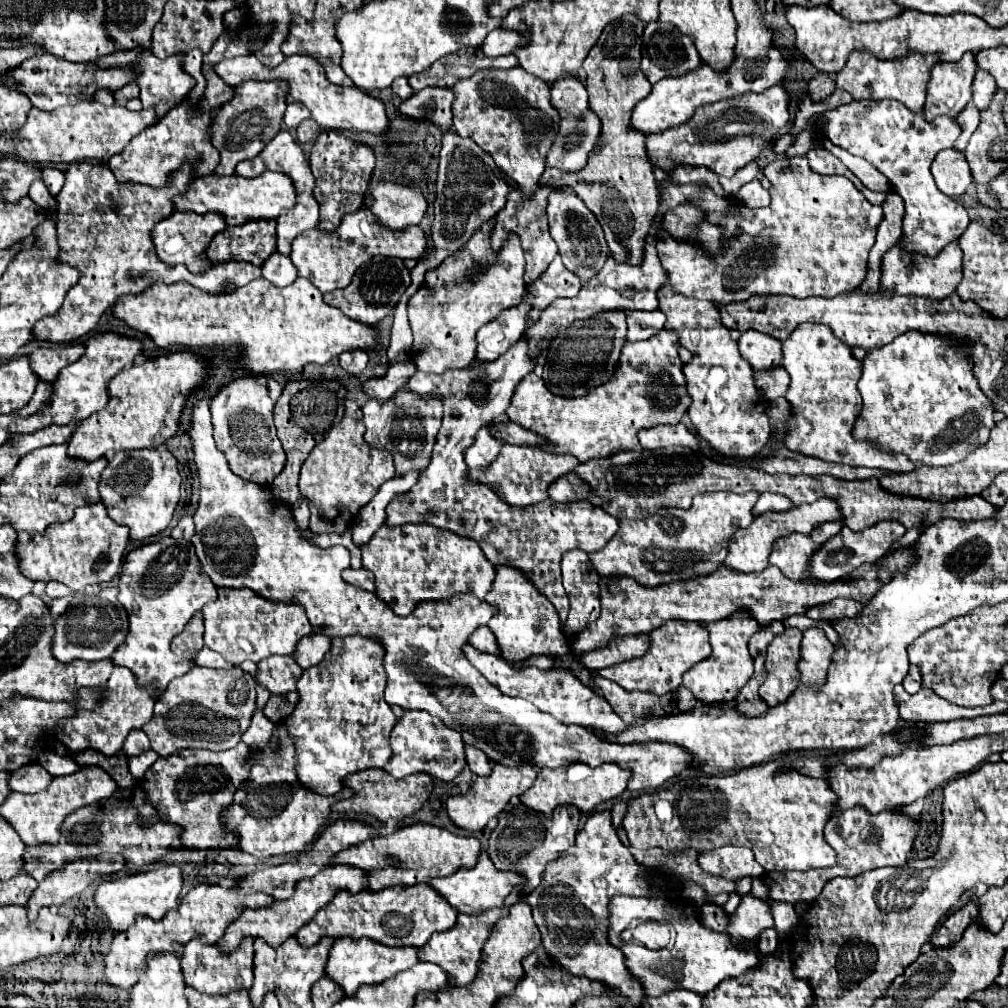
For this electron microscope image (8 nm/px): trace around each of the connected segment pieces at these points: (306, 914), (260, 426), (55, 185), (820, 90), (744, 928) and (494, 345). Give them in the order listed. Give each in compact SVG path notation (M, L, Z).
M336 864L336 866L328 866L324 868L320 874L316 874L314 878L304 878L298 882L296 886L296 894L288 900L280 900L274 902L272 906L262 906L262 908L246 908L242 910L242 914L228 926L226 934L218 940L218 944L226 950L232 952L240 940L244 936L260 936L264 938L270 946L278 946L282 944L286 938L294 936L302 926L306 926L306 922L310 922L314 918L314 914L318 910L322 910L322 906L328 906L332 902L332 898L346 890L350 894L358 894L360 890L364 890L368 886L368 872L364 868L358 866L350 866L350 864Z
M256 376L238 378L226 384L210 400L214 440L218 450L226 456L230 470L240 478L262 486L270 486L286 464L286 454L272 422L272 408L274 402L268 396L268 386Z
M44 168L42 170L42 180L46 182L50 194L58 194L64 186L64 172L56 168Z
M822 72L822 74L816 74L816 76L810 80L808 94L810 94L810 98L814 98L814 102L826 100L832 92L834 92L834 80L832 80L830 74Z
M746 894L738 906L738 910L730 916L730 924L726 932L738 940L758 940L764 928L772 928L774 920L770 908L764 900Z
M522 302L510 310L504 310L494 322L488 322L478 330L478 358L496 360L504 354L526 330L526 314L530 310L528 302Z

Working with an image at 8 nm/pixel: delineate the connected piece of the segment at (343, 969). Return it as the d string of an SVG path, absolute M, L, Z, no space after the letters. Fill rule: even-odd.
M338 938L330 950L330 958L326 964L326 976L334 978L342 986L346 996L350 996L362 984L378 984L378 982L390 978L392 974L418 964L420 962L418 950L420 948L414 948L414 946L404 946L404 948L402 946L400 948L382 946L380 942L374 942L370 938L360 938L360 940Z

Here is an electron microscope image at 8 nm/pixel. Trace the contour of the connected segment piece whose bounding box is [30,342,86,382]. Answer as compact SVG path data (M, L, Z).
M72 342L70 346L60 346L60 348L38 348L30 354L30 366L40 380L54 382L60 370L78 360L84 352L86 350L82 342Z

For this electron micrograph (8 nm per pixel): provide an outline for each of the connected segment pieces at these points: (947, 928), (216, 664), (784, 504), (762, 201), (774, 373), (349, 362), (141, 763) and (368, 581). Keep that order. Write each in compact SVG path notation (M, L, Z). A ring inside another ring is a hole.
M970 900L964 908L960 908L958 912L954 912L952 916L948 916L940 930L930 938L930 942L934 946L952 946L962 938L964 928L978 916L978 902Z
M202 648L200 650L200 654L196 656L198 660L198 666L206 666L206 668L228 668L228 664L226 664L226 660L222 658L222 656L218 656L218 654L214 654L210 648Z
M766 492L766 494L760 494L760 500L754 506L754 514L762 514L768 510L782 512L782 510L792 510L792 508L794 508L794 504L790 504L790 500L786 496Z
M760 180L748 182L746 186L742 186L742 190L736 196L740 202L744 202L744 206L748 208L762 208L770 204L770 192L762 188Z
M778 366L770 372L756 372L754 380L756 380L756 386L764 392L764 396L768 400L786 396L786 390L790 388L790 376L786 374L786 370L782 366Z
M352 350L340 356L340 366L350 374L360 374L368 364L368 354L364 350Z
M146 750L146 754L140 754L140 756L126 756L128 764L130 764L130 774L140 780L142 774L156 762L158 754L154 754L154 750Z
M346 568L342 578L348 582L348 584L354 584L358 588L364 588L364 590L374 590L374 576L368 572L368 570L354 570L354 568Z

